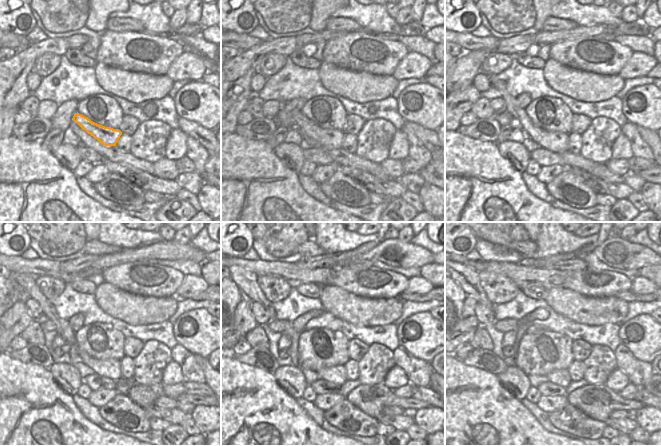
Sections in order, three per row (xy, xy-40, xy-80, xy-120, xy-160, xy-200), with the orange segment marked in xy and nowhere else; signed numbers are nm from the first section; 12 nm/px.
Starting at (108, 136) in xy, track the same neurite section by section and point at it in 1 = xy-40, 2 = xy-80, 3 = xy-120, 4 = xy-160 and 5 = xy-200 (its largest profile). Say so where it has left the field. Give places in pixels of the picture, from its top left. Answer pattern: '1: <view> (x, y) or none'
1: xy-40 (327, 139)
2: xy-80 (554, 141)
3: xy-120 (27, 281)
4: xy-160 (247, 282)
5: xy-200 (468, 279)

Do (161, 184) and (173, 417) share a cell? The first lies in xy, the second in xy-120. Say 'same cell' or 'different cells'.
same cell

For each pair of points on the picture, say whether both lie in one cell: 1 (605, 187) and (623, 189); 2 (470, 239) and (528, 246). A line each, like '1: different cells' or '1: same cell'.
1: same cell
2: different cells

